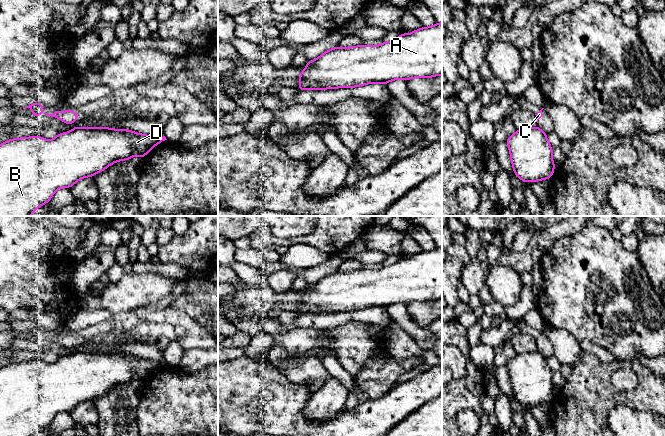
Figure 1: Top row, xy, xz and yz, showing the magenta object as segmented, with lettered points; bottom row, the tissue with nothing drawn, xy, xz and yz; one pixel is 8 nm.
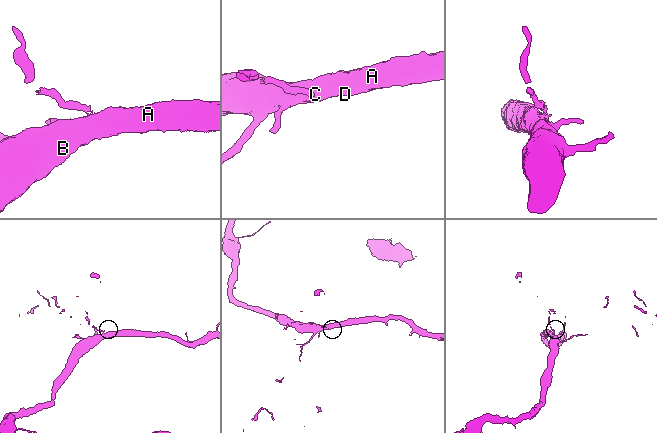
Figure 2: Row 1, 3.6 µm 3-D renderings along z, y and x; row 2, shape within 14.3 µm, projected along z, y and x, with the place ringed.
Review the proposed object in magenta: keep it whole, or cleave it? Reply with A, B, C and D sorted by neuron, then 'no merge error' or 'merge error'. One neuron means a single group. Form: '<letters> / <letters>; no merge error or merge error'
A B D / C; merge error

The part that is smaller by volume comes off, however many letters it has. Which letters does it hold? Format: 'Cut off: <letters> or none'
Cut off: C

